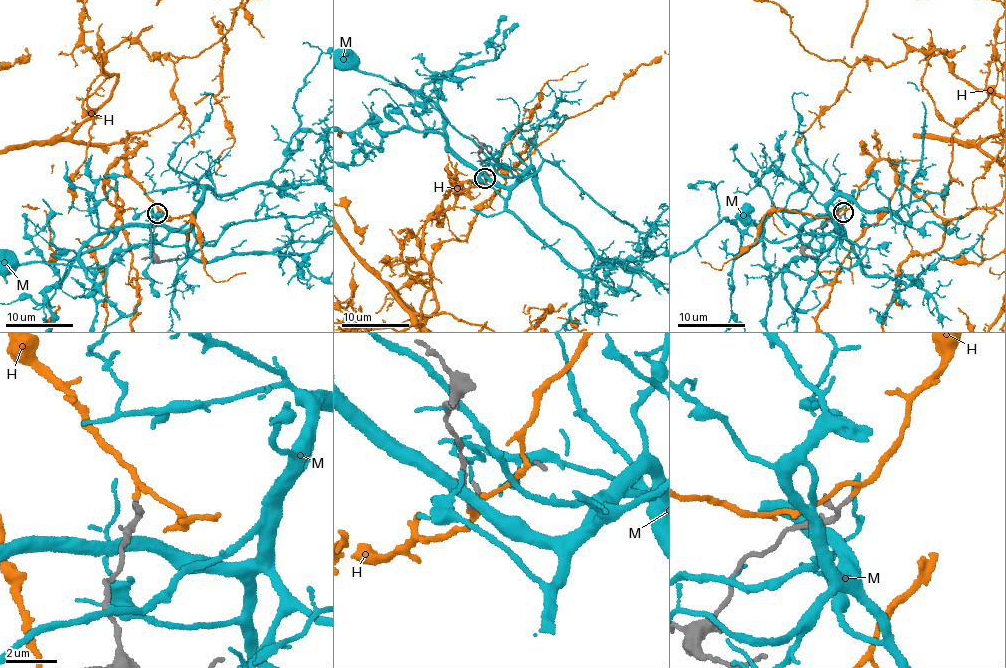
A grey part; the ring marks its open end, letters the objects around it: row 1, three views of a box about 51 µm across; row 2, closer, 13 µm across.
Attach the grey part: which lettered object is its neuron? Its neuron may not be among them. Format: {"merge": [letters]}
{"merge": ["H"]}

